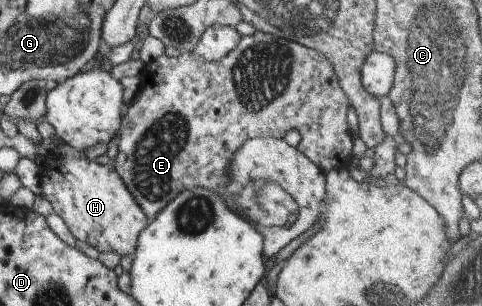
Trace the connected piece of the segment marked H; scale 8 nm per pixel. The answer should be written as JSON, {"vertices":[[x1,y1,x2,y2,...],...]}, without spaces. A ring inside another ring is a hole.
{"vertices":[[55,142,57,148,43,159,39,170,41,196,51,204,53,213,61,217,72,236,98,252,115,252,131,256,137,236,149,224,147,216,133,200,124,182,109,166,87,160,83,151]]}

